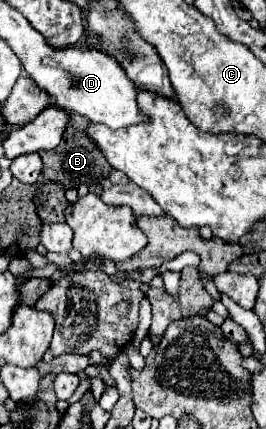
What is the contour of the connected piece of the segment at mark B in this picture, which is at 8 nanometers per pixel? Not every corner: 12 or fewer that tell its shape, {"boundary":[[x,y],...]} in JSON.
{"boundary":[[74,114],[38,184],[100,184],[112,166]]}

